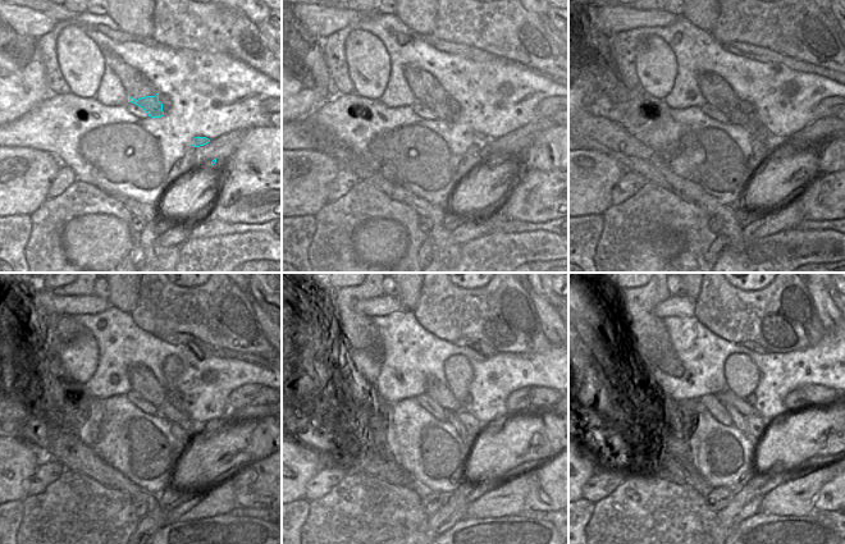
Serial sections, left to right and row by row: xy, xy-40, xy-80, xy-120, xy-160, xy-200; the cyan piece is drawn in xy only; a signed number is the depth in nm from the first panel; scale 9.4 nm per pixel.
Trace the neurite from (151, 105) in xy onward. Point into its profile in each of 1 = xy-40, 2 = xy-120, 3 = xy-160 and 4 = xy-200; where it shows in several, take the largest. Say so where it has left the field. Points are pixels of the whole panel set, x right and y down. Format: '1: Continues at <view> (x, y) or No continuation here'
1: Continues at xy-40 (442, 110)
2: Continues at xy-120 (168, 410)
3: Continues at xy-160 (473, 425)
4: Continues at xy-200 (757, 425).

